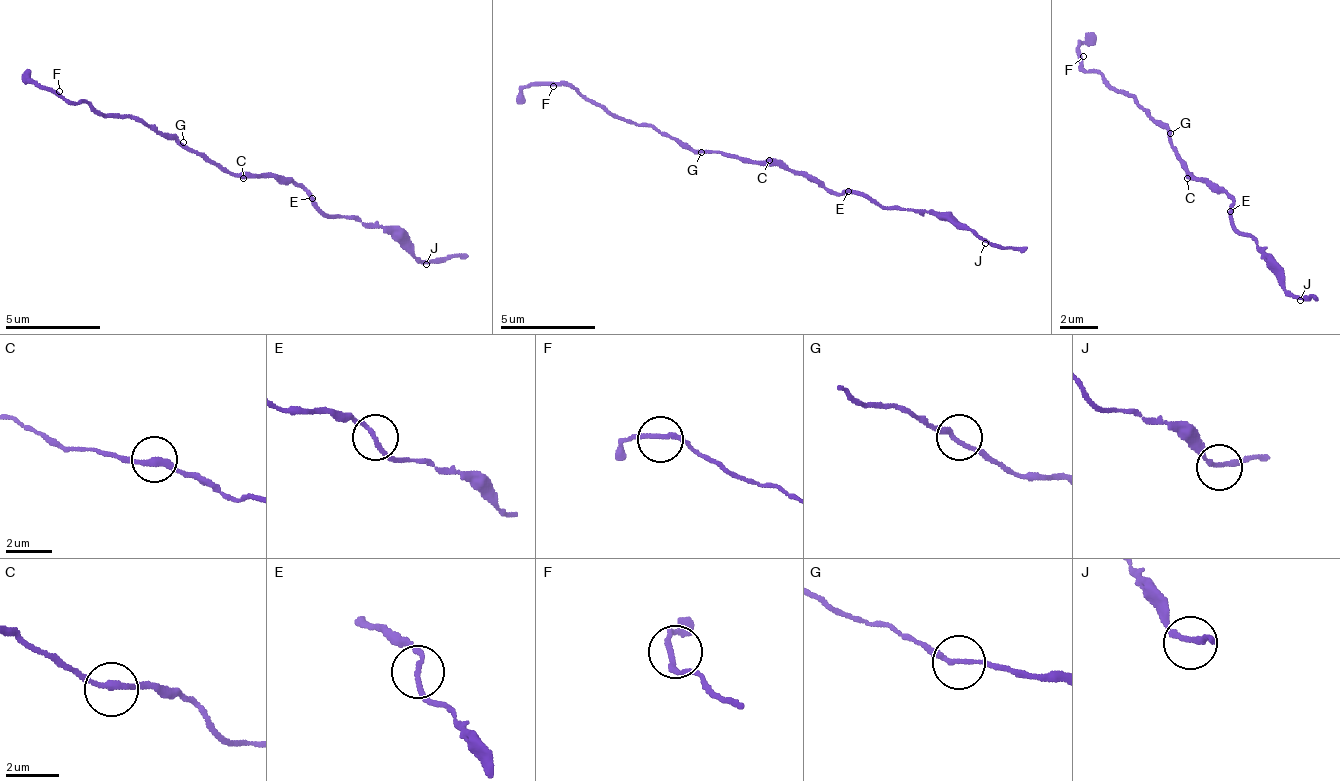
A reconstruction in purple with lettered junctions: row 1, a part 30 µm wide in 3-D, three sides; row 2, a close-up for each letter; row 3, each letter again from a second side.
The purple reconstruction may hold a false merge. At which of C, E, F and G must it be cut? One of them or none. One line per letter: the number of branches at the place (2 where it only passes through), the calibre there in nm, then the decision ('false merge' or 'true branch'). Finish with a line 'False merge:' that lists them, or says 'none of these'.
C: 2 | 240 nm | true branch
E: 2 | 180 nm | true branch
F: 2 | 180 nm | true branch
G: 2 | 180 nm | true branch
False merge: none of these

